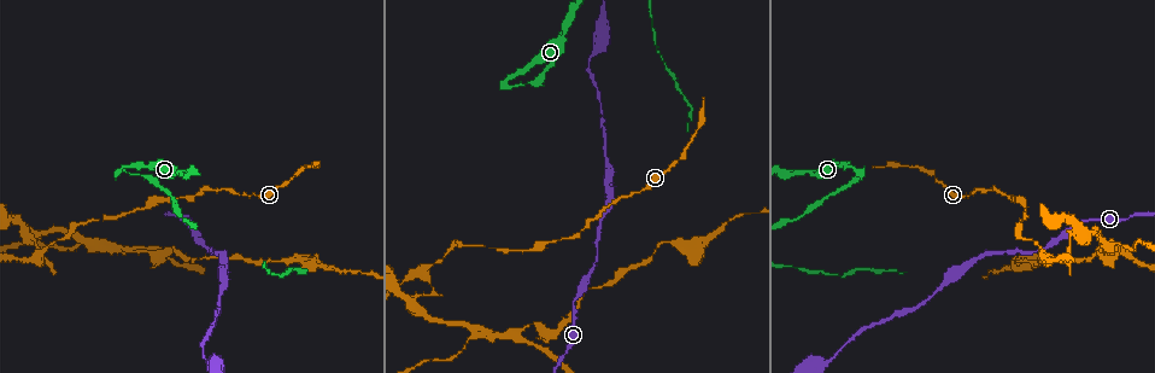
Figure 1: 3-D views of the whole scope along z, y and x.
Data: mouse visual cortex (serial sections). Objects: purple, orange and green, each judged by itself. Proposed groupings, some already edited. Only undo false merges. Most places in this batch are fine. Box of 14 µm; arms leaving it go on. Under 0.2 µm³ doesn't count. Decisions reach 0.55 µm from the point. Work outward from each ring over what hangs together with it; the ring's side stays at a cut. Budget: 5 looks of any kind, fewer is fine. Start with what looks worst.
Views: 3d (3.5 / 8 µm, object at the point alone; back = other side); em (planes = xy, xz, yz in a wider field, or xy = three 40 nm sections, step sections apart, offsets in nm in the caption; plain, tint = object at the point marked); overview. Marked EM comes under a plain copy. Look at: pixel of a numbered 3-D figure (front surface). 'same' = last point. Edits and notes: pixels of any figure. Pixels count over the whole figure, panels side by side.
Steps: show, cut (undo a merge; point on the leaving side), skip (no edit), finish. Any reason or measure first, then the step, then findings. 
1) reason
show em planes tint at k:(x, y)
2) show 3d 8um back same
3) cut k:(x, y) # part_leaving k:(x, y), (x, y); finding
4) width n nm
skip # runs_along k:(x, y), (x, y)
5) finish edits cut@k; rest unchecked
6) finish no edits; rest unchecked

sharp bend
show 3d 3.5um at 1:(1020, 236)

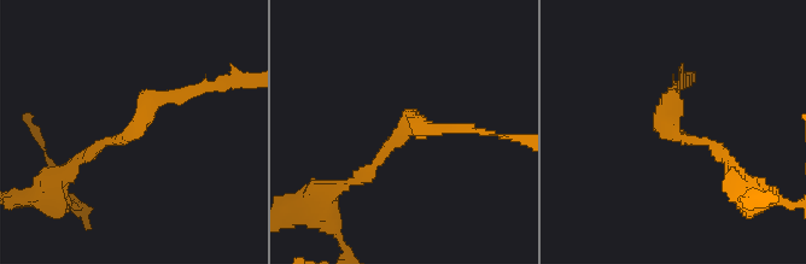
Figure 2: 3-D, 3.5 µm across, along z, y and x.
arm_widths 150, 150 nm; need the tissue
show em xy step 3 tint at 2:(677, 138)

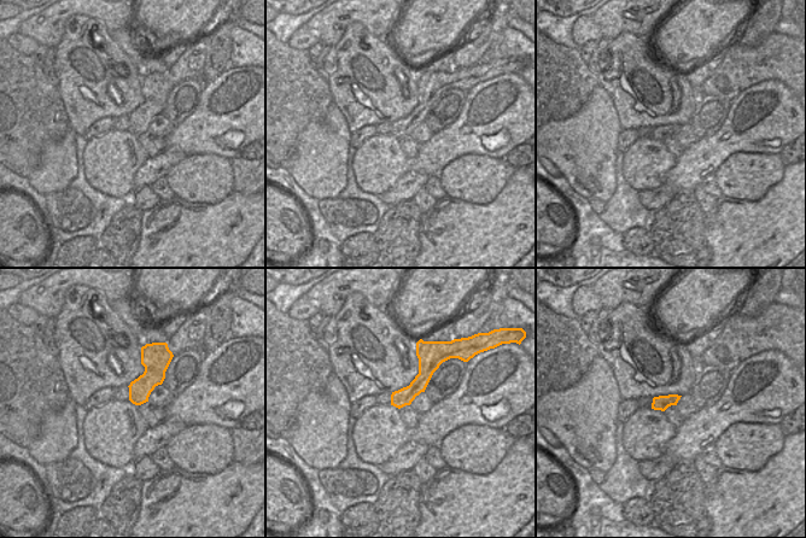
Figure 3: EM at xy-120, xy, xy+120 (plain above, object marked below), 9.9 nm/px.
skip # runs_along 3:(420, 355), (422, 379), (393, 402); one cell here

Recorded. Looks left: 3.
sharp bend
show 3d 3.5um at 1:(1068, 264)

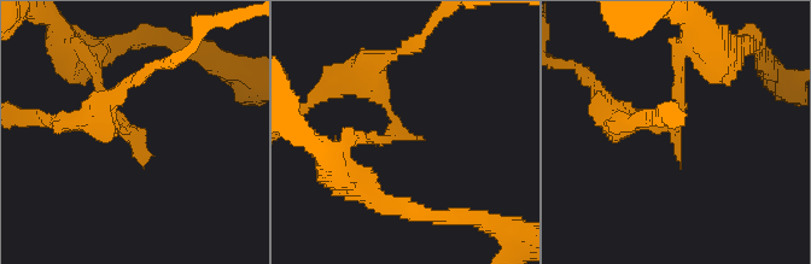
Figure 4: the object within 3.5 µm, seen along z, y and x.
need the tissue
show em xy step 5 tint at 4:(666, 128)

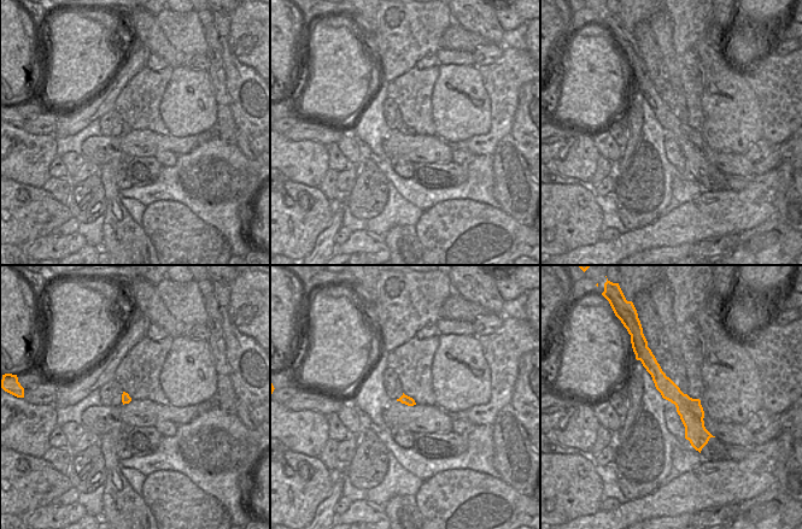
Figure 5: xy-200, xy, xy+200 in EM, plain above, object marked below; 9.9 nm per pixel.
cut it another way
show em planes tint same

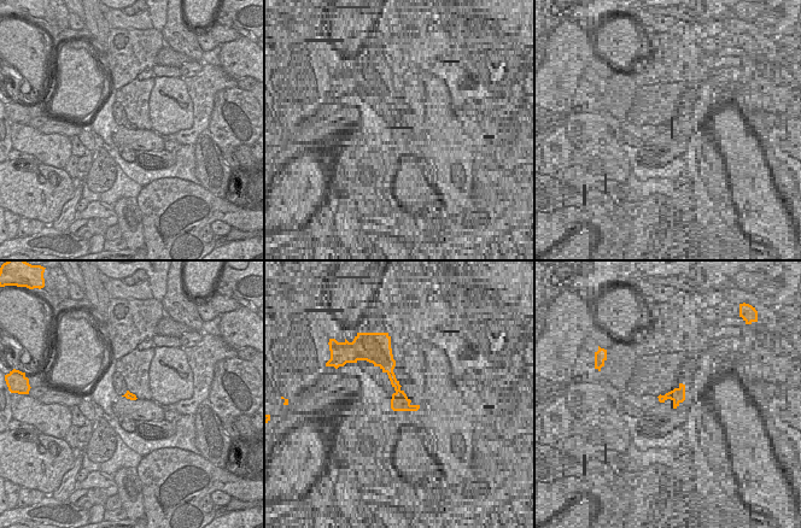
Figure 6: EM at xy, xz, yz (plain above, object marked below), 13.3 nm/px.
cut 4:(681, 91) # part_leaving 4:(390, 130), (383, 140), (354, 140), (334, 165); two cells meet here

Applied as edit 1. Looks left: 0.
finish edits cut@4; rest unchecked

